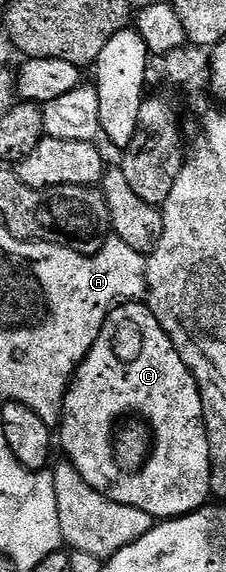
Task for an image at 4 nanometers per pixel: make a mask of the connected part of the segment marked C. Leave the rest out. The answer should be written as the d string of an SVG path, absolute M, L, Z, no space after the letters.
M123 302L110 311L109 318L104 322L92 350L86 360L80 365L66 389L66 401L62 404L62 448L66 451L65 459L73 464L76 471L84 478L88 486L106 496L107 500L114 500L124 506L144 510L155 518L173 518L186 516L189 512L196 512L207 503L206 496L210 490L210 443L206 437L206 421L202 418L202 395L198 389L196 378L188 370L188 366L180 358L176 346L170 341L169 334L156 322L149 303Z

